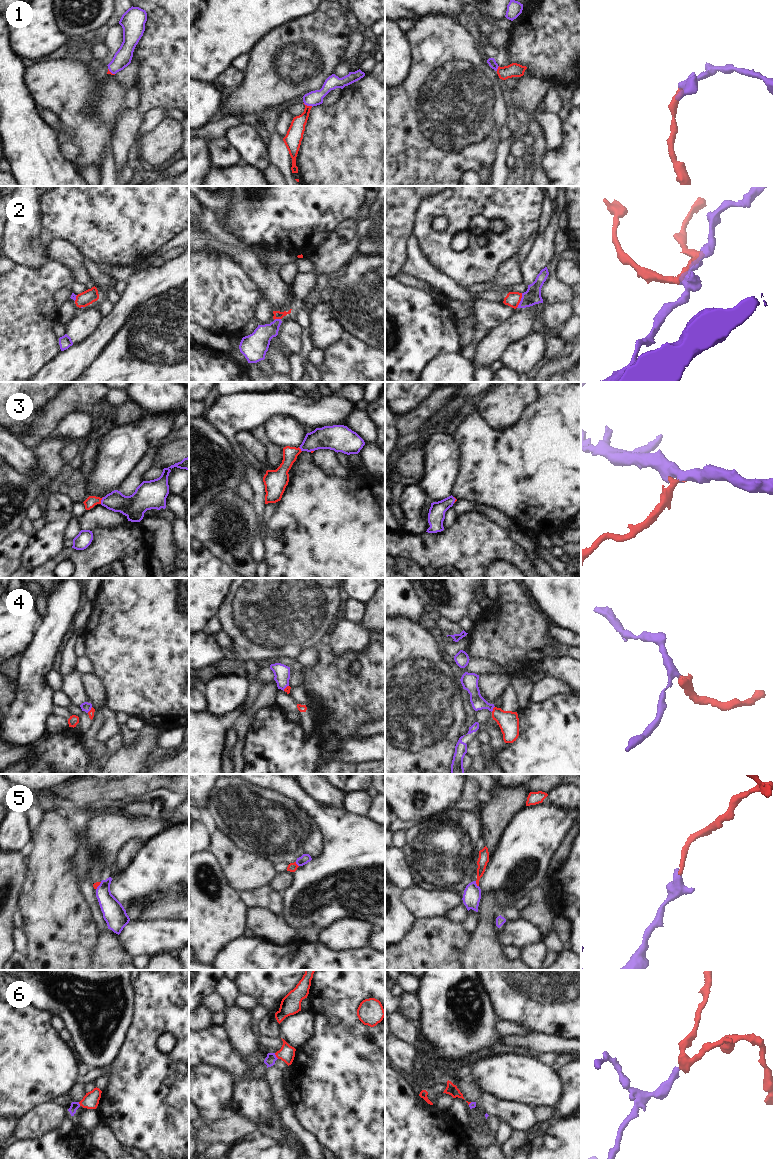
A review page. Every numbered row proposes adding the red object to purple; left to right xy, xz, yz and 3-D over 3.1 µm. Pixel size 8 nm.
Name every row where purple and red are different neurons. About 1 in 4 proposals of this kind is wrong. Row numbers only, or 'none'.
none

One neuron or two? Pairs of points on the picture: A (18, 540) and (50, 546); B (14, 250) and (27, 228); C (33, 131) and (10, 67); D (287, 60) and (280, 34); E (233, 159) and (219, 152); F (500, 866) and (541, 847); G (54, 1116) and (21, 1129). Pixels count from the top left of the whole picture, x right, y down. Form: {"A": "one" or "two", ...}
{"A": "two", "B": "one", "C": "one", "D": "one", "E": "one", "F": "one", "G": "one"}

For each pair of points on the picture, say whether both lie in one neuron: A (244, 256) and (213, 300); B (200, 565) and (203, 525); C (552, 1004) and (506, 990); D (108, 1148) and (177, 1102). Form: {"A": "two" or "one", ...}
{"A": "two", "B": "two", "C": "one", "D": "two"}

